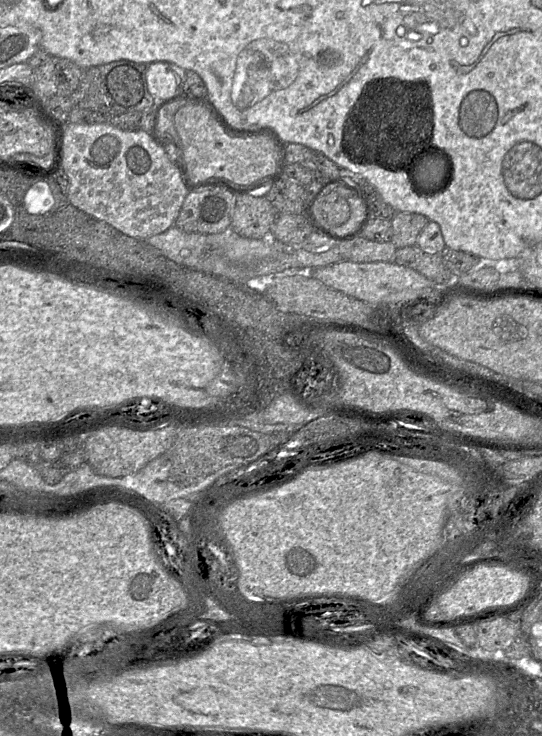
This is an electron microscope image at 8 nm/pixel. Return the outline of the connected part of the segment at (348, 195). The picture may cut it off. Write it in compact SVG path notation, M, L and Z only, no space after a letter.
M340 185L327 187L311 210L314 223L334 236L342 236L354 231L364 214L363 200Z

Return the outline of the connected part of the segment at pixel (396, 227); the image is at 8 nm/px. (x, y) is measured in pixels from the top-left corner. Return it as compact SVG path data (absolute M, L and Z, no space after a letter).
M396 212L391 220L391 242L397 248L416 245L420 233L428 222L429 219L421 214Z

